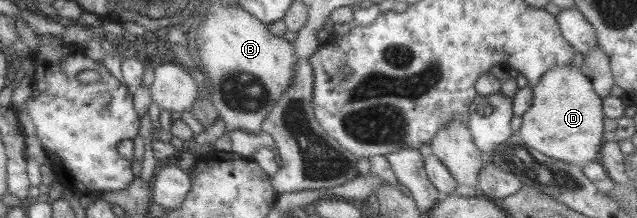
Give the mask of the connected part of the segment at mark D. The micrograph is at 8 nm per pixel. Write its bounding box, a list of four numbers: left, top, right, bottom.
[517,64,604,166]

